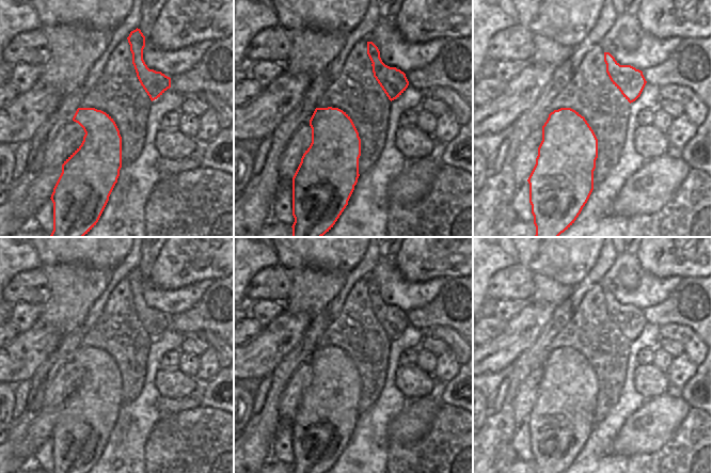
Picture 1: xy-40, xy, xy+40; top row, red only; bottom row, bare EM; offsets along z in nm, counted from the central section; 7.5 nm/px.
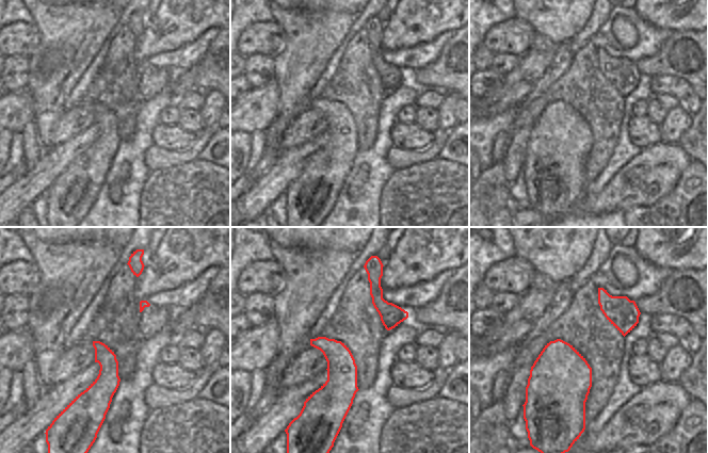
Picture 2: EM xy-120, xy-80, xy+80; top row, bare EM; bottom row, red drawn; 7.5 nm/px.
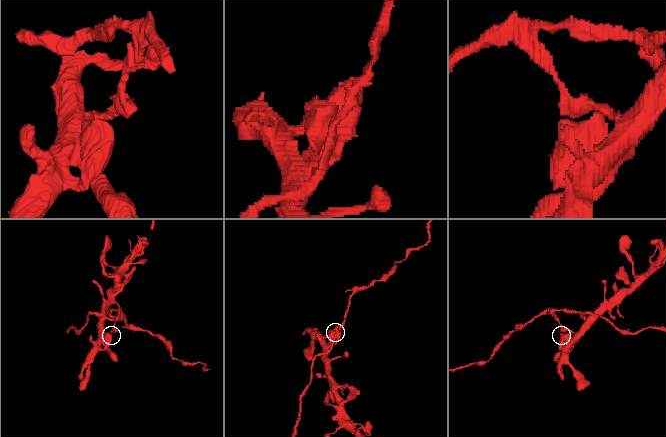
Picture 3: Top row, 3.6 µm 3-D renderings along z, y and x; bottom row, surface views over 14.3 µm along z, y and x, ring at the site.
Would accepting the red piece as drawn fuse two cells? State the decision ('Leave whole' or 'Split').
Split

